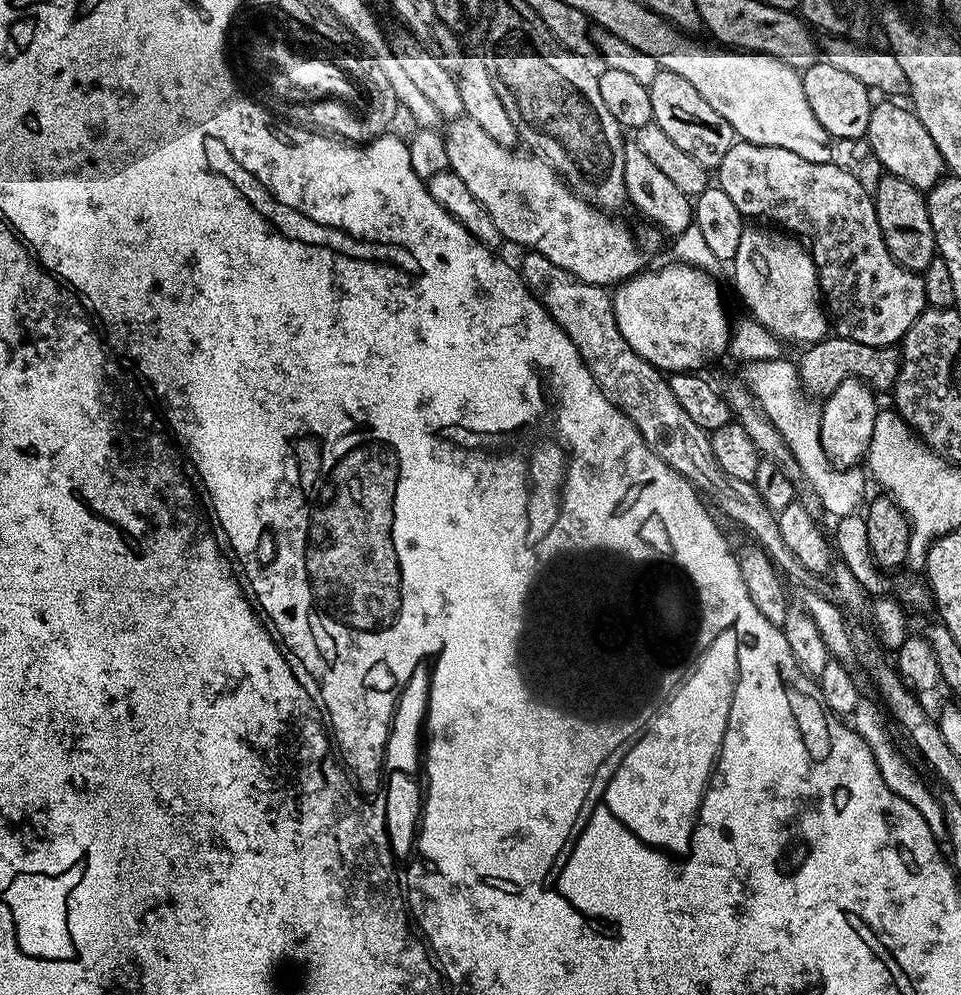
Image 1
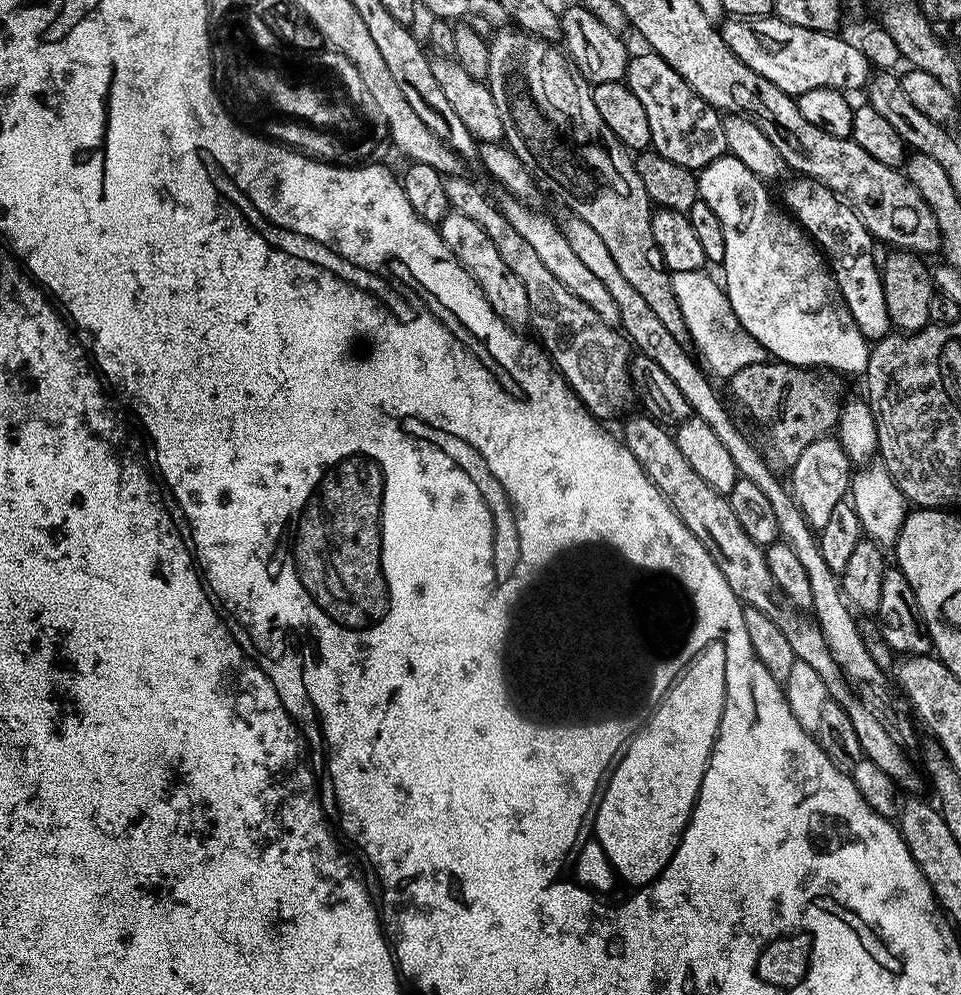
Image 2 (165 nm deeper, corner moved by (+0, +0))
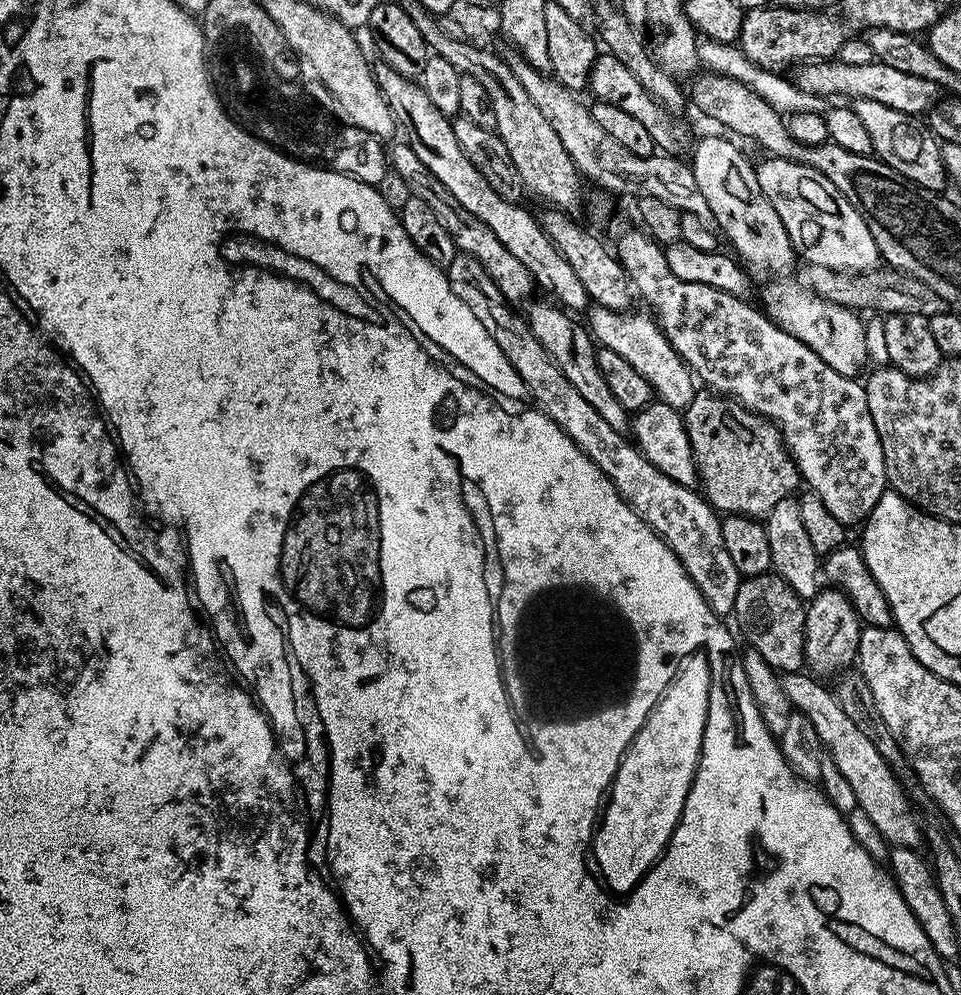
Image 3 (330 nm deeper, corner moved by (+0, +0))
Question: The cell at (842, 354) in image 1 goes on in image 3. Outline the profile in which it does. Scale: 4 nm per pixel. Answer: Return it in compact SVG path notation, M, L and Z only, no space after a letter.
M708 390L697 391L687 408L683 409L682 415L694 454L699 487L704 499L717 513L764 518L774 506L778 506L778 502L789 499L801 487L800 471L784 447L776 425L765 416L742 407L737 400L727 399Z

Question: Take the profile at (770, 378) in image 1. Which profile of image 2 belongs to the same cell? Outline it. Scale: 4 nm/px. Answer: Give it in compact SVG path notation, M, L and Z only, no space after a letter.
M678 271L672 273L671 289L686 321L689 339L696 346L695 351L705 367L715 376L731 378L743 367L767 361L767 352L751 335L740 331L736 316L729 305L723 287L707 273L698 271Z

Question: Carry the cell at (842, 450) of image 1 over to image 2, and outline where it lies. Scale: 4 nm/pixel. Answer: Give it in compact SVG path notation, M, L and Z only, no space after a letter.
M821 438L810 442L810 446L802 450L798 462L790 466L790 472L792 472L792 484L790 480L792 499L800 508L809 527L813 530L824 528L831 512L834 511L834 506L841 504L849 495L854 475L854 465L844 453L839 439Z

